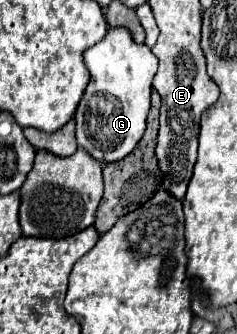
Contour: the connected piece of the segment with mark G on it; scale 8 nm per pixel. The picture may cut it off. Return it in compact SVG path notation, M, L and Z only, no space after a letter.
M109 27L107 35L83 53L91 81L75 111L77 143L97 161L119 161L141 141L149 113L151 81L157 73L157 57L147 45L137 45L125 27Z

